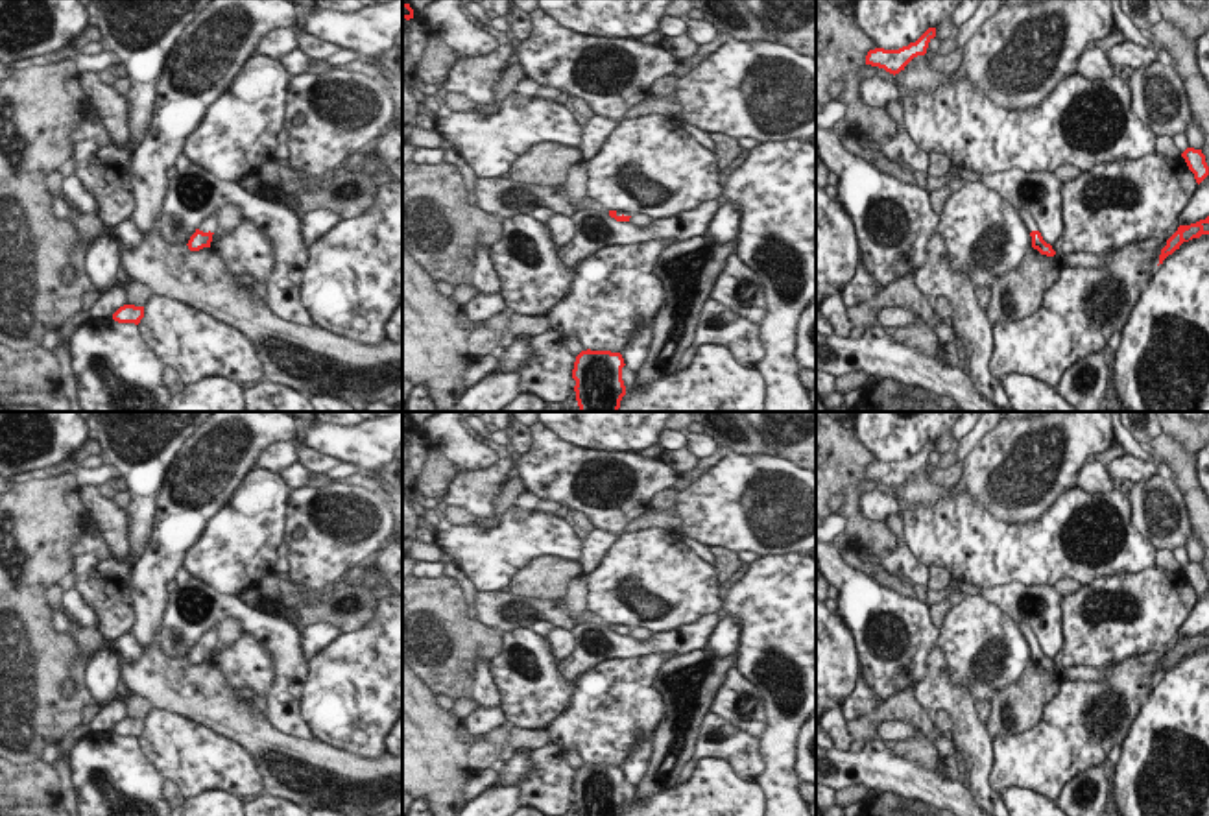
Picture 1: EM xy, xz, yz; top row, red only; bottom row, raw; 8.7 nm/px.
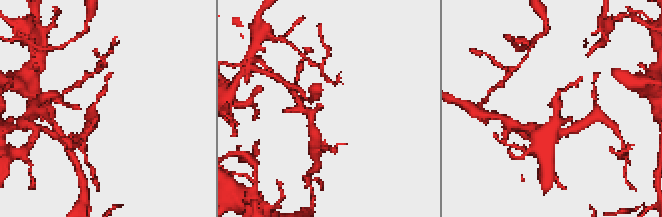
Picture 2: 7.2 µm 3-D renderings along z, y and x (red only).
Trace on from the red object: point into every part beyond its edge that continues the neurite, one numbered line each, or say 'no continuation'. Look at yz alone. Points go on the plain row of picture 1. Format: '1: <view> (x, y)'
1: yz (1027, 630)

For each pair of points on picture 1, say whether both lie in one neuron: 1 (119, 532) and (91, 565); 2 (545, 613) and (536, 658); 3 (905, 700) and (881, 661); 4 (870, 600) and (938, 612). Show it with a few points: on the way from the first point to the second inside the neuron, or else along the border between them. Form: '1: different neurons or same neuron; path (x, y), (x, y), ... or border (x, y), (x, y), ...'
1: different neurons; border (91, 519), (107, 551), (122, 560)
2: different neurons; border (528, 628), (512, 628), (502, 634)
3: different neurons; border (912, 687), (894, 691), (885, 700)
4: different neurons; border (929, 608), (929, 619), (938, 630)

